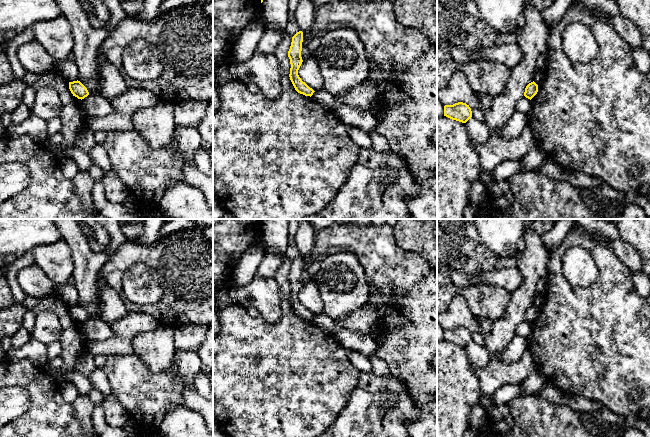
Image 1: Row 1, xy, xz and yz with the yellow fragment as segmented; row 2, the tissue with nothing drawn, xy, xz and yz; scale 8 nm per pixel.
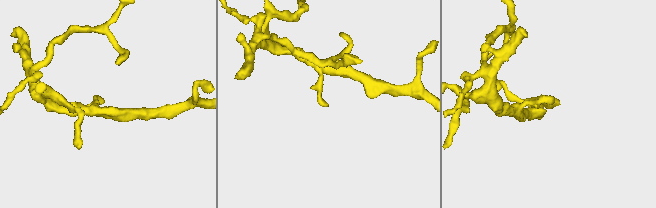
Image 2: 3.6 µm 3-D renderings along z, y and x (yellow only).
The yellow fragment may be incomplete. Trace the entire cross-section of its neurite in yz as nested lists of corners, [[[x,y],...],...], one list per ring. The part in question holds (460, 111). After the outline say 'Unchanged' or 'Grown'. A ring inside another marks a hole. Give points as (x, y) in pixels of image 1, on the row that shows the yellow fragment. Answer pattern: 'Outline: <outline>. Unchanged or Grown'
Outline: [[[458,102],[453,105],[444,106],[444,116],[462,123],[466,123],[472,117],[469,105]]]. Unchanged

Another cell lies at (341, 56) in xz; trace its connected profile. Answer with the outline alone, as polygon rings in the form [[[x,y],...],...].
[[[352,28],[324,34],[313,55],[323,77],[323,89],[335,97],[367,80],[370,65],[365,46]]]

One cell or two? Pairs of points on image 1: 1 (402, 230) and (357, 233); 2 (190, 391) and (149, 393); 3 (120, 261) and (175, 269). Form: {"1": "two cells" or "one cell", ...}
{"1": "two cells", "2": "two cells", "3": "one cell"}

